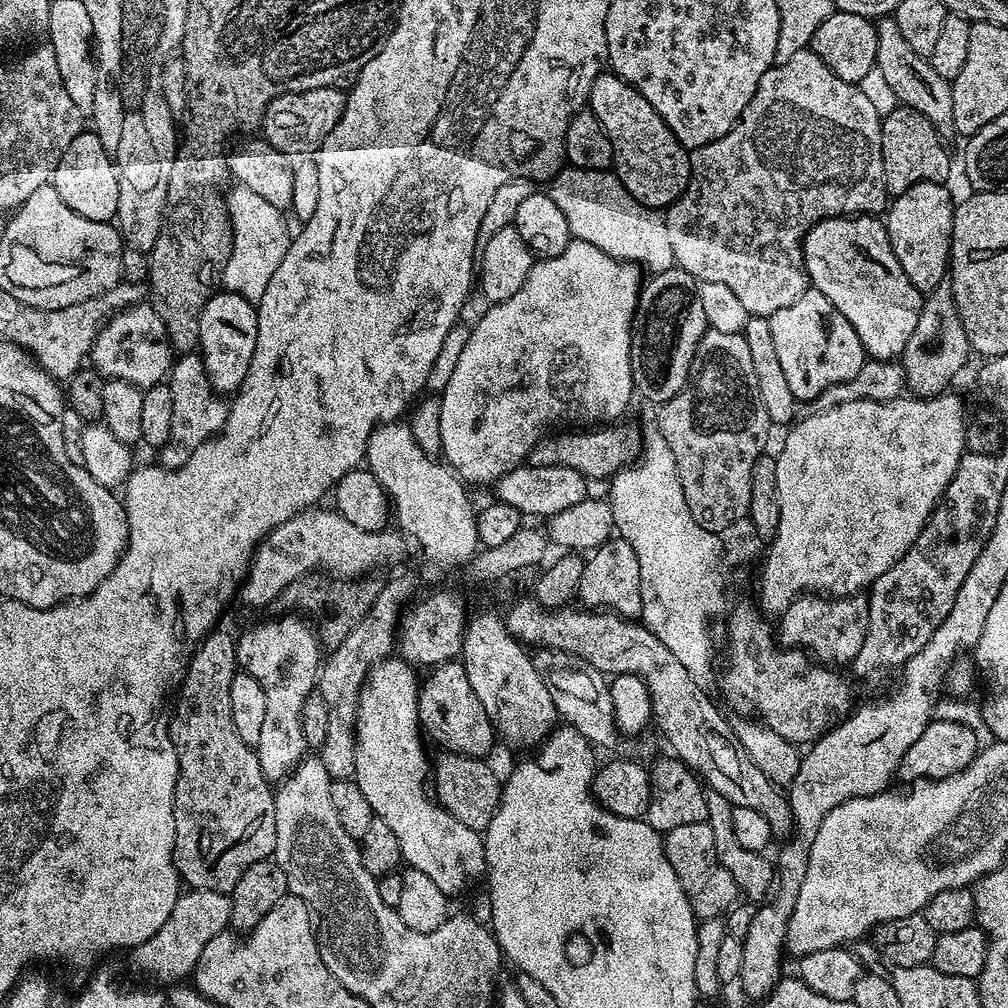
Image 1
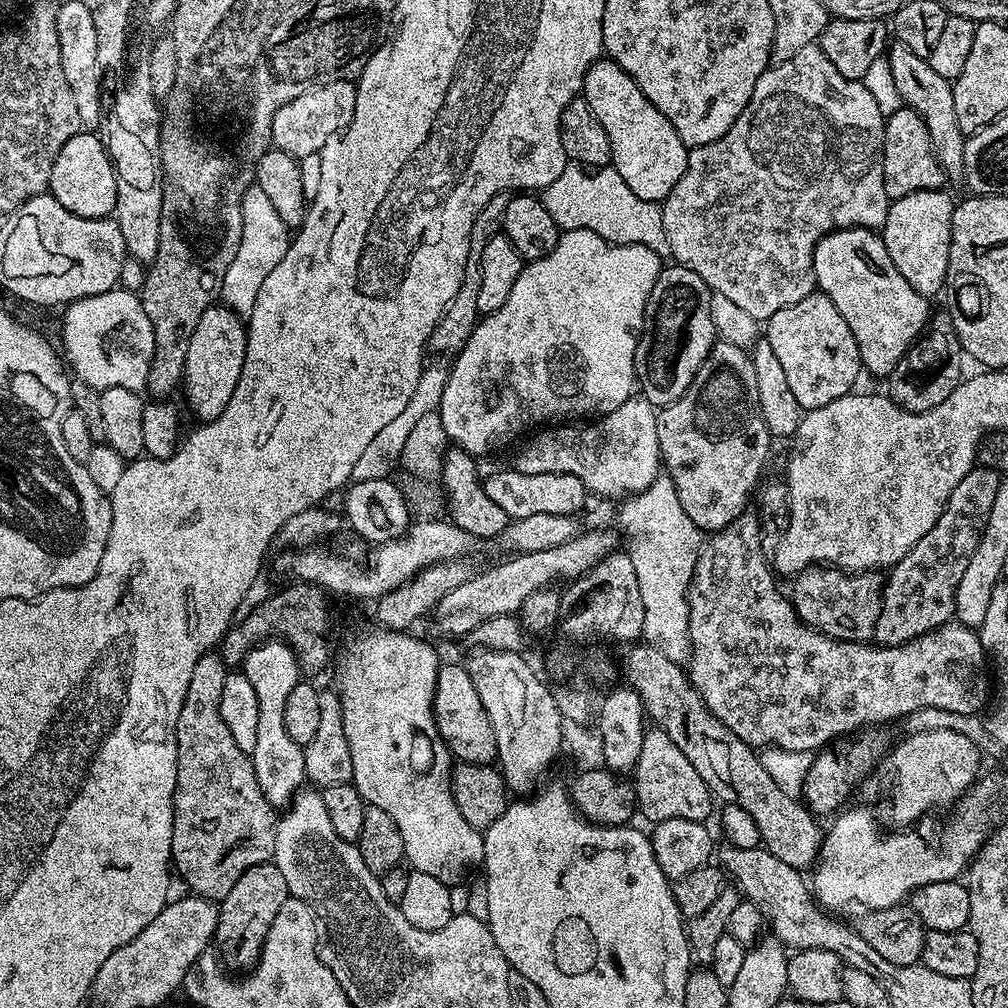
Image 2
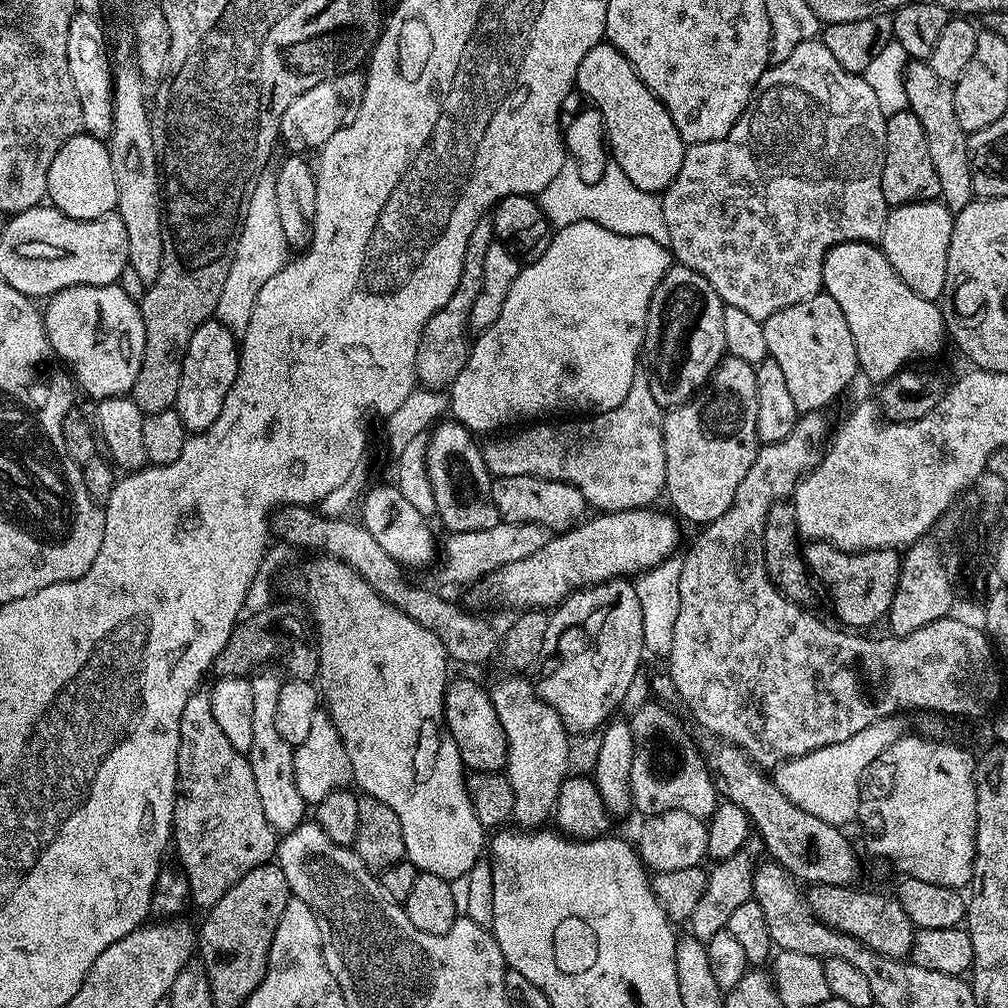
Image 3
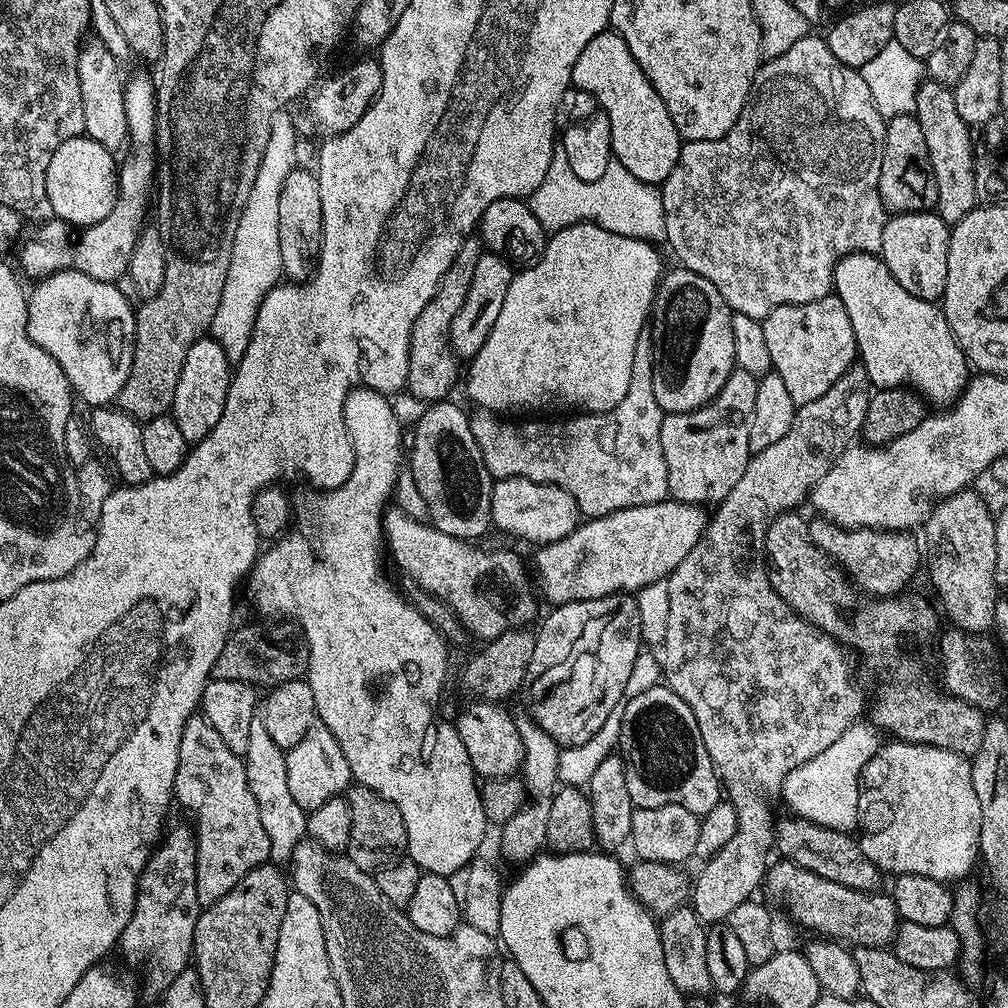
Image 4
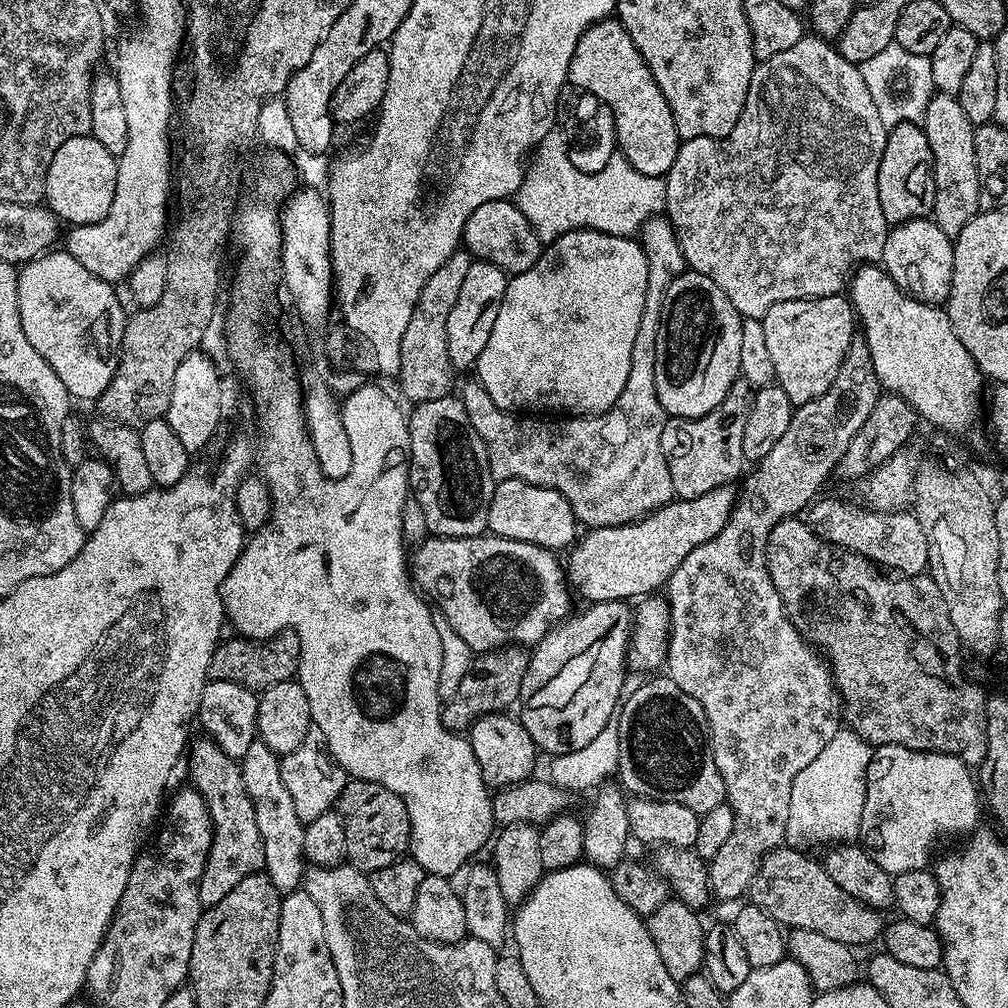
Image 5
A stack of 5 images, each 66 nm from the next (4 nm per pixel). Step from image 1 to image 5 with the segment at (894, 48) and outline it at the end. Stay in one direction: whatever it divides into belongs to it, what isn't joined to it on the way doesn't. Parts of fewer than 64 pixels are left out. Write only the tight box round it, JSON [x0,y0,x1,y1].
[922,92,981,237]

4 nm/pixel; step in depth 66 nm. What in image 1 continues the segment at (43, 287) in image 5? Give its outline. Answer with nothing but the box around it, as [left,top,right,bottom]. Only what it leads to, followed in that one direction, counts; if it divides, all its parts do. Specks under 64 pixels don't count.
[90,303,174,389]

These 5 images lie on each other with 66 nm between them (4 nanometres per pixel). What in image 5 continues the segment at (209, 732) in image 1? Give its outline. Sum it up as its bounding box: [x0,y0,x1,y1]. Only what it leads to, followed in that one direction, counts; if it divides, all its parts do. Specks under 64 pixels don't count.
[186,739,264,909]

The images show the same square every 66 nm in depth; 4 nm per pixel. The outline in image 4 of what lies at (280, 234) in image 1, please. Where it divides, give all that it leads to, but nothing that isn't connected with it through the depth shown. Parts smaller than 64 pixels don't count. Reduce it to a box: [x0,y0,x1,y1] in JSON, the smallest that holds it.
[210,110,298,366]

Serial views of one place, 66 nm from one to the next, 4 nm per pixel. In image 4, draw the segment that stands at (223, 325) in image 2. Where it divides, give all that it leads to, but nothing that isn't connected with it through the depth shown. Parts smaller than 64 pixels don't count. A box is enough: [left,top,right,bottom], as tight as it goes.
[170,338,232,442]

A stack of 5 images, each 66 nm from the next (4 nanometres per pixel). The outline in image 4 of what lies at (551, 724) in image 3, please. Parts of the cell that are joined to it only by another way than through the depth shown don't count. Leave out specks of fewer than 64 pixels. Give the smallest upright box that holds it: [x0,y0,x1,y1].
[499,718,562,866]

